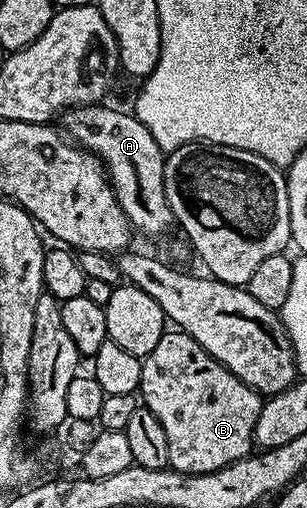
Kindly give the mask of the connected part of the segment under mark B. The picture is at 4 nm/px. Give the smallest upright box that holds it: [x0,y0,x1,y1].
[140,331,263,473]

